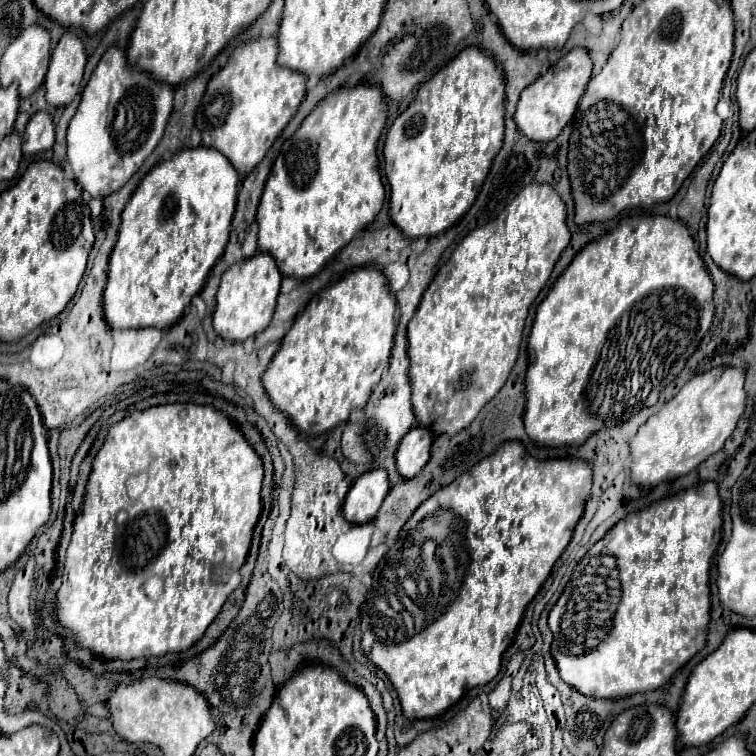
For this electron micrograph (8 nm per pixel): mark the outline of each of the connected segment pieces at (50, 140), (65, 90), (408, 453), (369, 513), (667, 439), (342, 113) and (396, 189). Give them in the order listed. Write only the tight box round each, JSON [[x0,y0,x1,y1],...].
[[24,110,54,156],[44,34,86,106],[396,426,432,478],[342,470,390,524],[632,366,748,486],[256,82,388,278],[386,46,504,238]]

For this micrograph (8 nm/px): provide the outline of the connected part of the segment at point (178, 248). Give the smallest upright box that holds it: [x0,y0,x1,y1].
[104,146,240,330]

